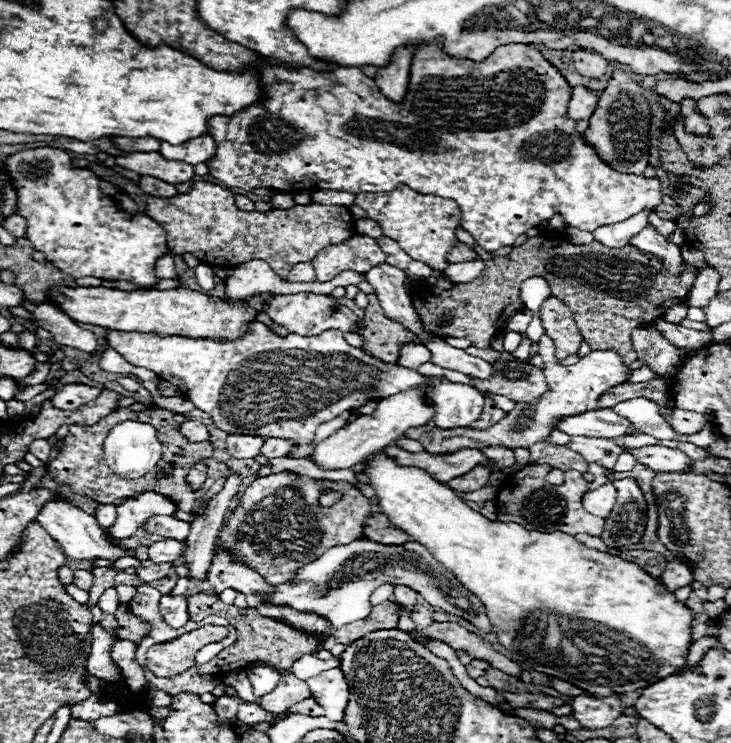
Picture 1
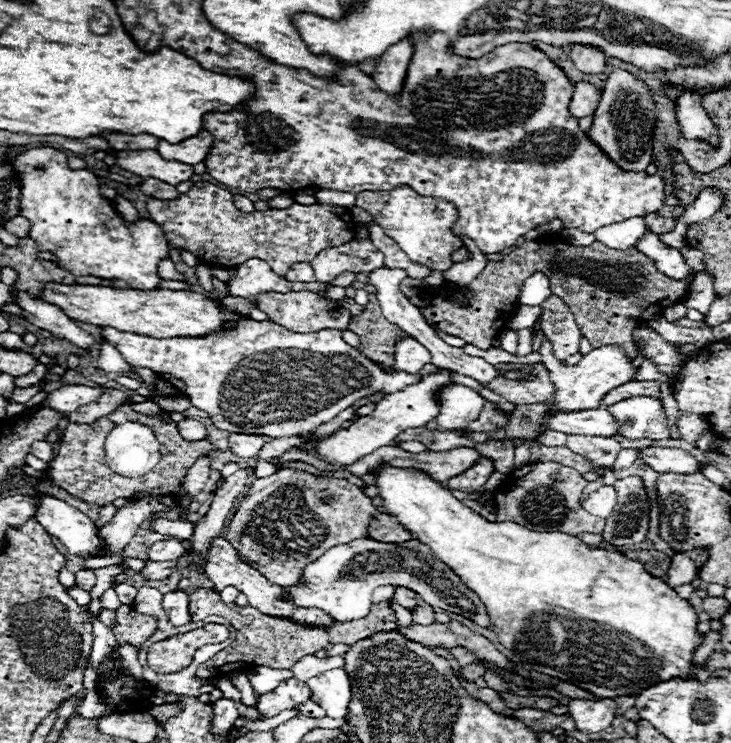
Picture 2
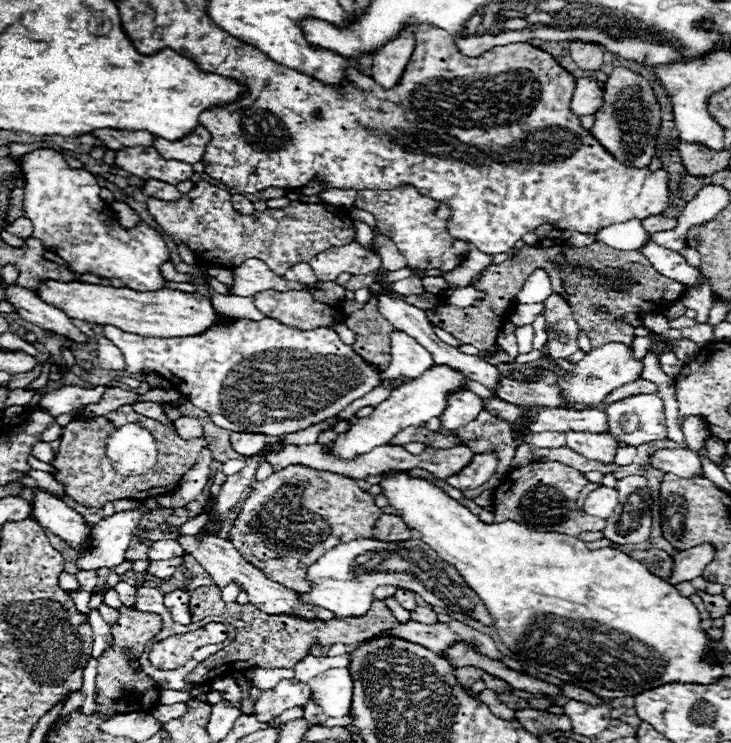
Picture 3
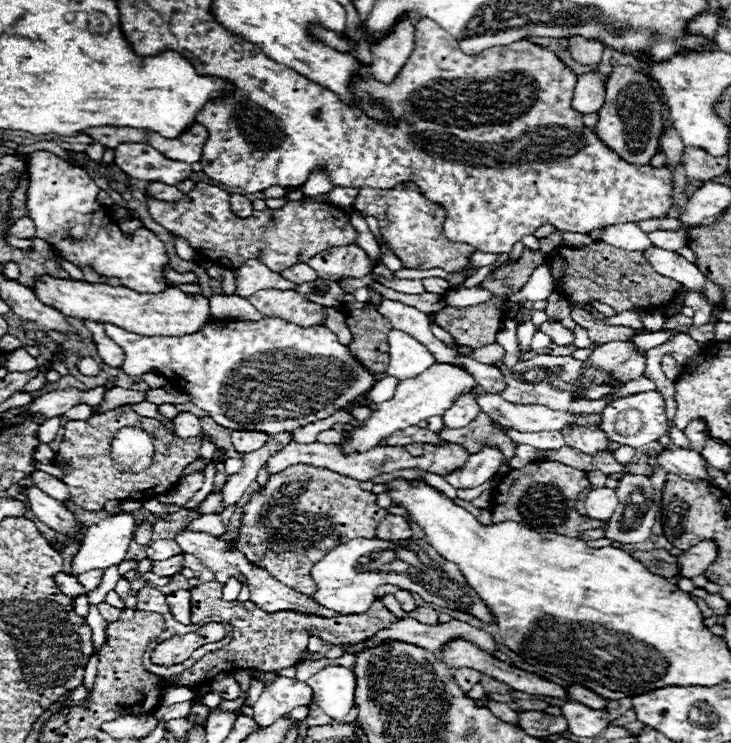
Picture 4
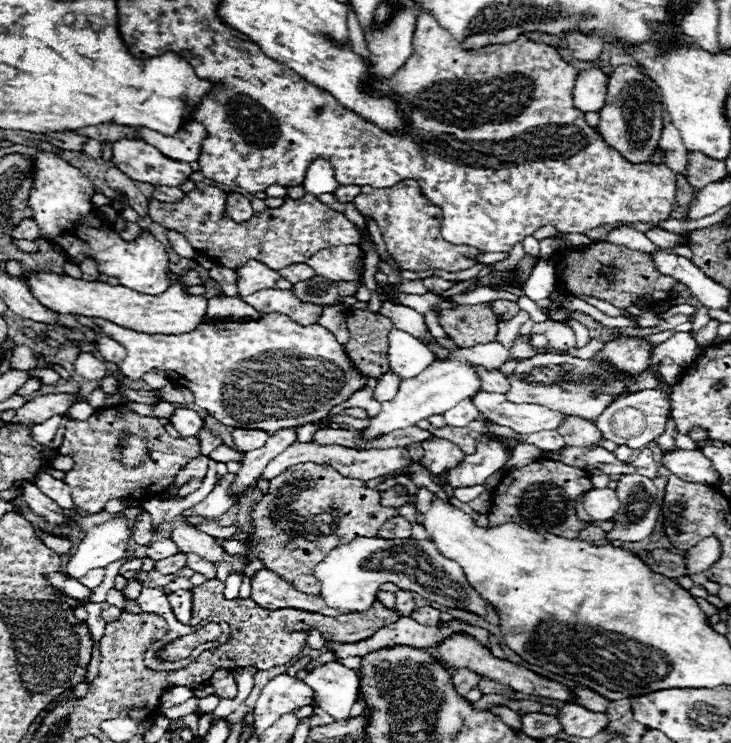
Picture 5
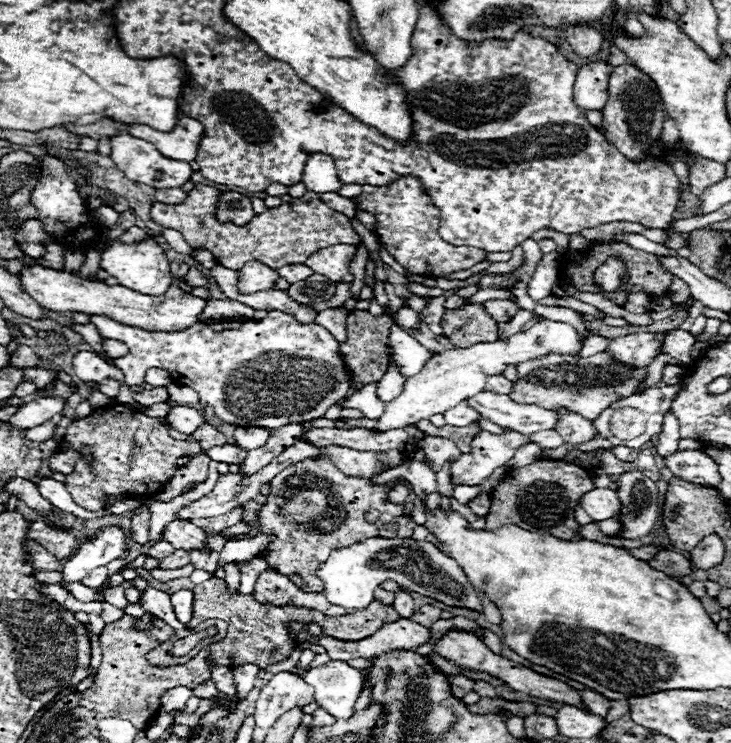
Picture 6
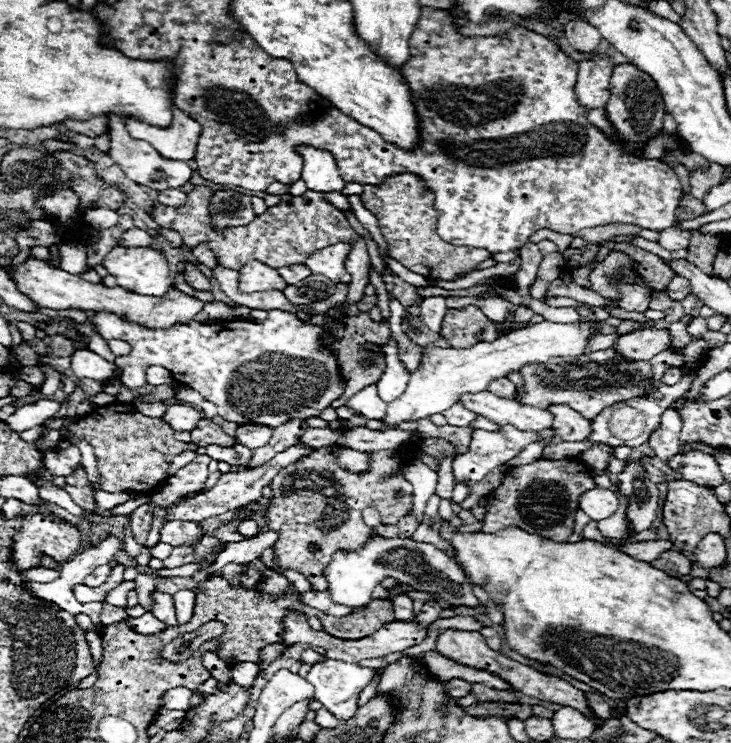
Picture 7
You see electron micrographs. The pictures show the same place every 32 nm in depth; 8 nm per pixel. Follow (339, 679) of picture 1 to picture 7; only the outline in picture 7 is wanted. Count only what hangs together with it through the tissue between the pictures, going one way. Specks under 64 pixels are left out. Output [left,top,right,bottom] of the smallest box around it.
[308,660,372,720]

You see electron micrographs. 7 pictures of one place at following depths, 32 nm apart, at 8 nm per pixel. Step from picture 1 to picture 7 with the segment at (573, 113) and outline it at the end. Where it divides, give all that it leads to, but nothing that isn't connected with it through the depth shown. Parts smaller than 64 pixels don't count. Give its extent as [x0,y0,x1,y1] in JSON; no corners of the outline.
[576,56,612,108]

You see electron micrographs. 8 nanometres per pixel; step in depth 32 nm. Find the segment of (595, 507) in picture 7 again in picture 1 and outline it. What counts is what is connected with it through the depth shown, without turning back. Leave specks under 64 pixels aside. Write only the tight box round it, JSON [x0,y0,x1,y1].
[582,484,616,518]

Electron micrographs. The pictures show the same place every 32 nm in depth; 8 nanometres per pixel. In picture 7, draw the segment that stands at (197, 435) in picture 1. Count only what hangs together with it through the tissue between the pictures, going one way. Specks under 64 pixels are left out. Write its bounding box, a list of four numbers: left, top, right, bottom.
[162,404,202,432]

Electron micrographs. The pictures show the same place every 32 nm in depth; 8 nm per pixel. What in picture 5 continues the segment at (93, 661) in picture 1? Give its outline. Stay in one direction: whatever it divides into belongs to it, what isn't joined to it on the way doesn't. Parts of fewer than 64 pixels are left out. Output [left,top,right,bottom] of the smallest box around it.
[86,604,106,644]

